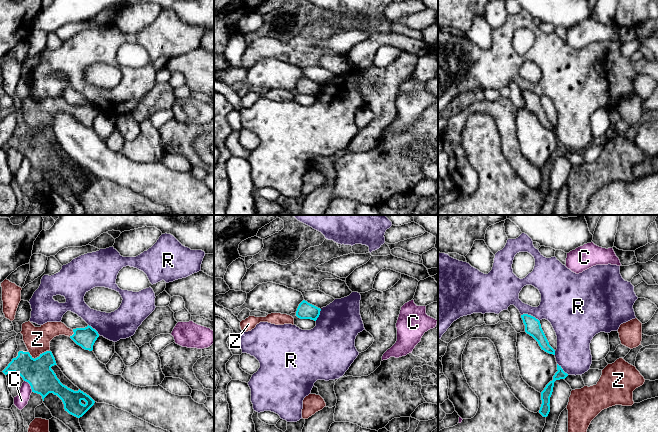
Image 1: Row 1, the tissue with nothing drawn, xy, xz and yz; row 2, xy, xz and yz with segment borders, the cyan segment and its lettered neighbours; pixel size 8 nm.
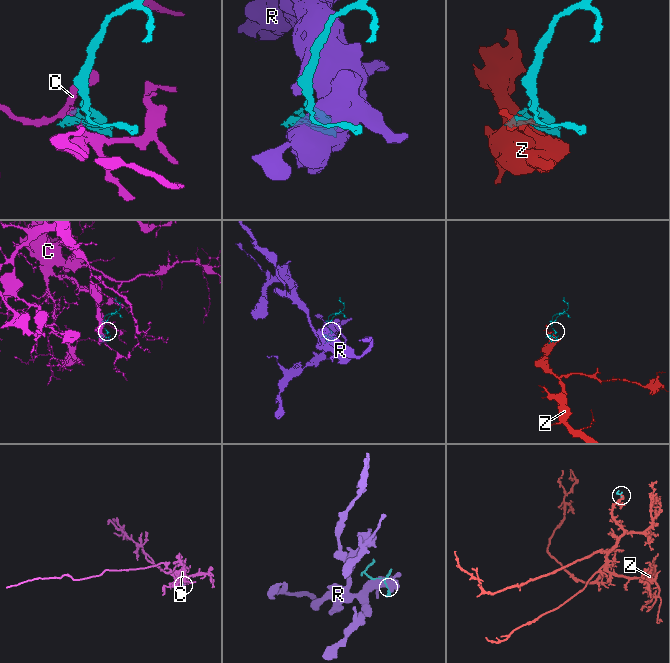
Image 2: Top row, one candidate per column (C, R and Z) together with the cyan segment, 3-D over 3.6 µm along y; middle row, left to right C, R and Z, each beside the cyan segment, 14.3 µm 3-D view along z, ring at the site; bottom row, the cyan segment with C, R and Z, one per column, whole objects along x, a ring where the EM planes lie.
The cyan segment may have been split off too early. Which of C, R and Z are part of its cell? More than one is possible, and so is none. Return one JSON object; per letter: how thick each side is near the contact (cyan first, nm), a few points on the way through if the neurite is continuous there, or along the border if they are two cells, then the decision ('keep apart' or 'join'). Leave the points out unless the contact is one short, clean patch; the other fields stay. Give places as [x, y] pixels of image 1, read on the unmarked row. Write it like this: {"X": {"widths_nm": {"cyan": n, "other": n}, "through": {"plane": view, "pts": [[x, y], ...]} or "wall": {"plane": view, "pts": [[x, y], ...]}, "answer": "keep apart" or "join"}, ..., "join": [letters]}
{"C": {"widths_nm": {"cyan": 220, "other": 110}, "answer": "keep apart"}, "R": {"widths_nm": {"cyan": 130, "other": 300}, "answer": "keep apart"}, "Z": {"widths_nm": {"cyan": 220, "other": 200}, "answer": "join"}, "join": ["Z"]}

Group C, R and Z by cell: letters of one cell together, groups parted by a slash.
C / R / Z

